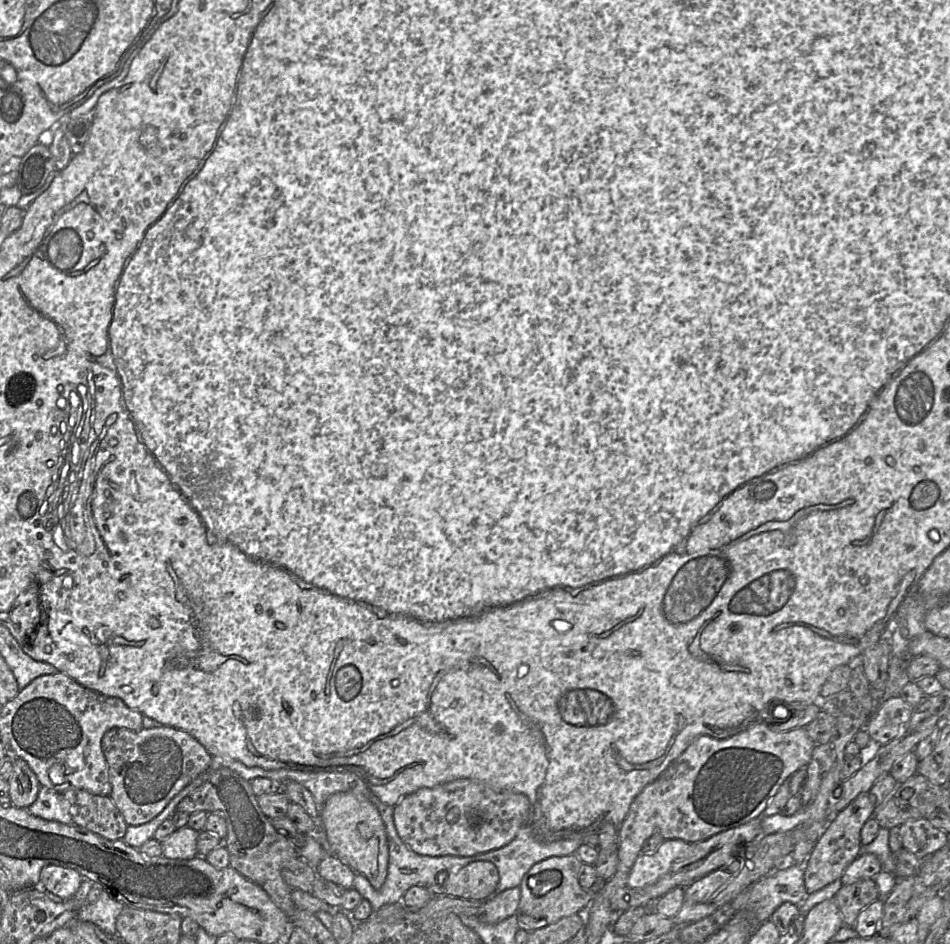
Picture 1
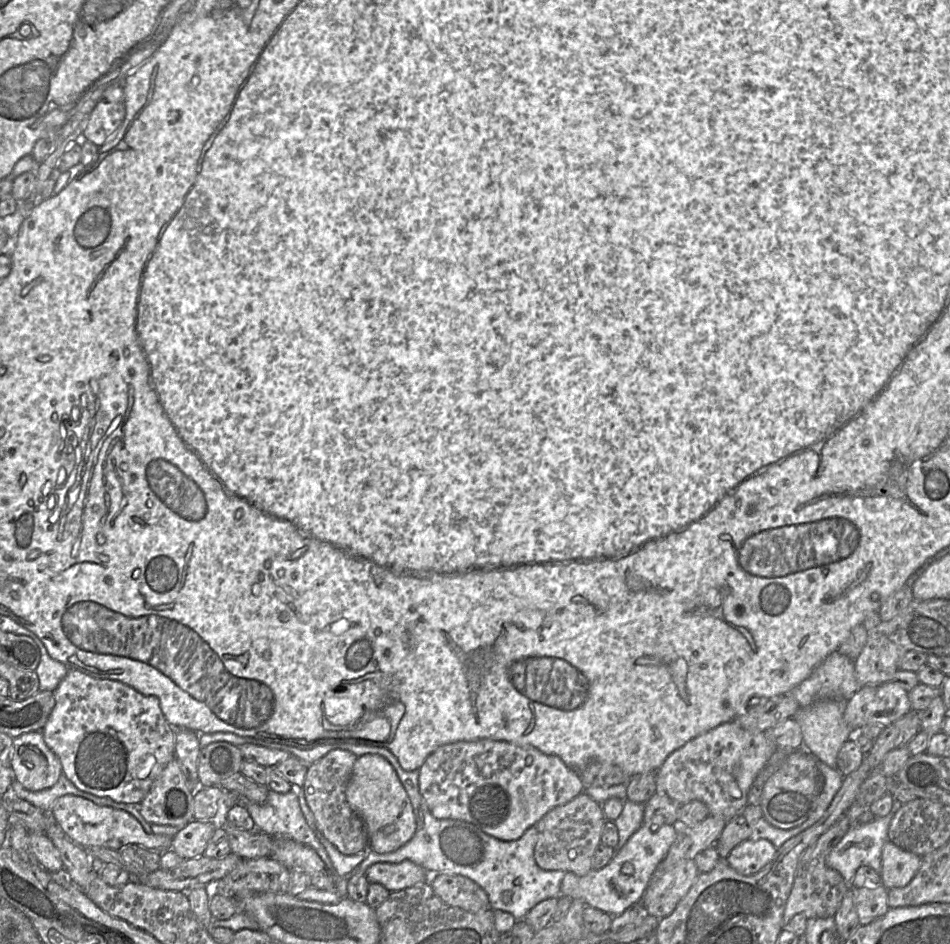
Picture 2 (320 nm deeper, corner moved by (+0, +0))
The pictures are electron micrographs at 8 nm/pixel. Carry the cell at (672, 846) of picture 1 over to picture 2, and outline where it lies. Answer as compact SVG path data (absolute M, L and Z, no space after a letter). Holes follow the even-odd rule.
M642 824L602 869L591 870L582 877L566 872L560 886L561 896L582 900L587 905L612 917L622 914L625 910L640 903L654 871L676 839L677 830L678 825L647 827ZM652 828L658 829L652 832Z

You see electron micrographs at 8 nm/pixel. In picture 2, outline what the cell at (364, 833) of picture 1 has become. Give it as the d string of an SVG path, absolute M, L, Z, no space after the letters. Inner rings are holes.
M381 756L357 758L346 789L350 809L363 822L368 836L368 850L378 854L396 851L411 840L416 824L411 802L394 769Z

